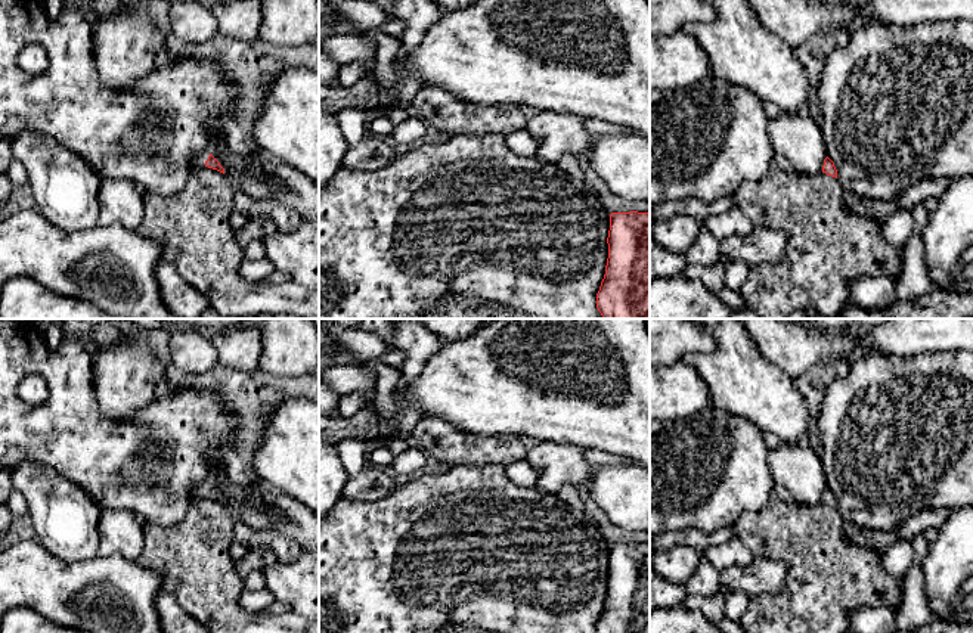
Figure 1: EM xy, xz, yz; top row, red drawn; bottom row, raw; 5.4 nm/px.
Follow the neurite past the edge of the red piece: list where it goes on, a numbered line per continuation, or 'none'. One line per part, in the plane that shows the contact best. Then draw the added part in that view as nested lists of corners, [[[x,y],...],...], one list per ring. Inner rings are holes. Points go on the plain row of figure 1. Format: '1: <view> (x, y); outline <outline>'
1: xy (200, 489); outline [[[196,482],[192,488],[192,494],[193,497],[205,497],[205,491],[208,490],[210,487],[210,482]]]

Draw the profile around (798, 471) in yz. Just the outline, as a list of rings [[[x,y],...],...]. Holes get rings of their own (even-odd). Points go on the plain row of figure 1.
[[[783,443],[777,450],[769,450],[769,460],[780,500],[799,506],[822,502],[825,472],[821,457],[808,443]]]

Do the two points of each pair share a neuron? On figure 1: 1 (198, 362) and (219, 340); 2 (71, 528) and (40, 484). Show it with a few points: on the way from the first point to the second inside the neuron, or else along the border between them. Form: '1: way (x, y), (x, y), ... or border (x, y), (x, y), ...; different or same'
1: border (207, 334), (217, 362); different
2: way (65, 518), (43, 495); same

